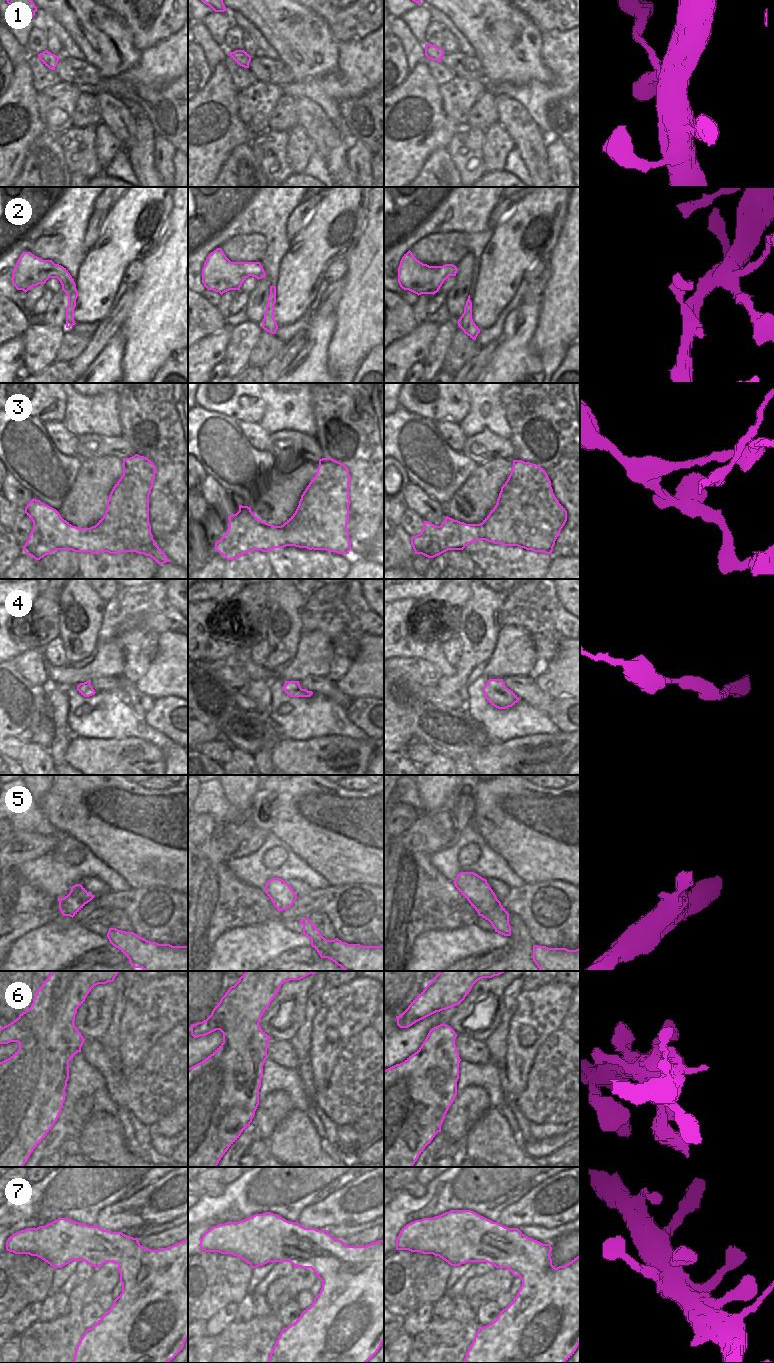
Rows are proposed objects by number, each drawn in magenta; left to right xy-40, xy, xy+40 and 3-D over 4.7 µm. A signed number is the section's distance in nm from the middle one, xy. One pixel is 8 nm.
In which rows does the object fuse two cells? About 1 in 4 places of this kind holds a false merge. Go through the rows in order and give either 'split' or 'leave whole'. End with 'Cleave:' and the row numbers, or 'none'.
1: leave whole
2: leave whole
3: split
4: leave whole
5: leave whole
6: leave whole
7: leave whole
Cleave: 3

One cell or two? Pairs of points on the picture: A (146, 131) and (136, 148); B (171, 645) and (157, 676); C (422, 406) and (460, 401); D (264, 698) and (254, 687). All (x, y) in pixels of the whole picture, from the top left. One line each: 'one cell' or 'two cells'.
A: one cell
B: one cell
C: one cell
D: one cell

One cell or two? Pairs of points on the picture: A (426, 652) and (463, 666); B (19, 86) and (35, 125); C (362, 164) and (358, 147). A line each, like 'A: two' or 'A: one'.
A: two
B: one
C: one

